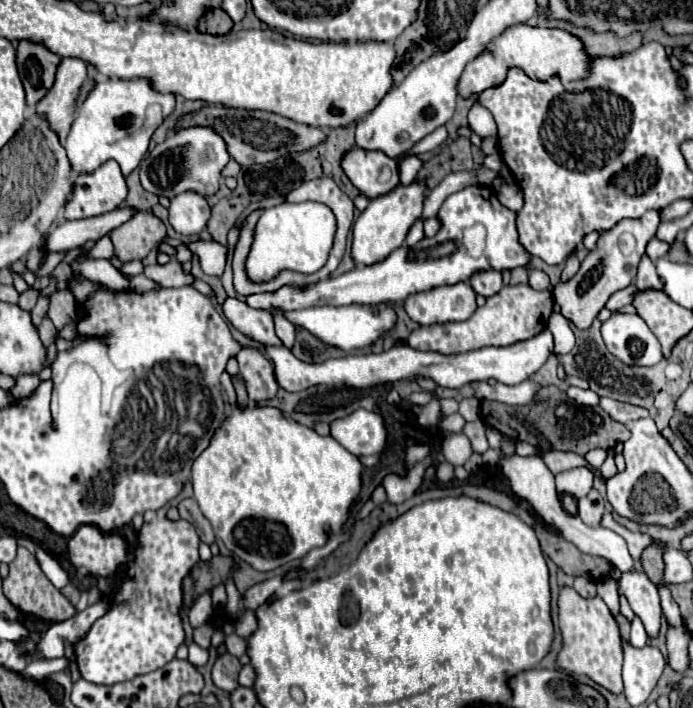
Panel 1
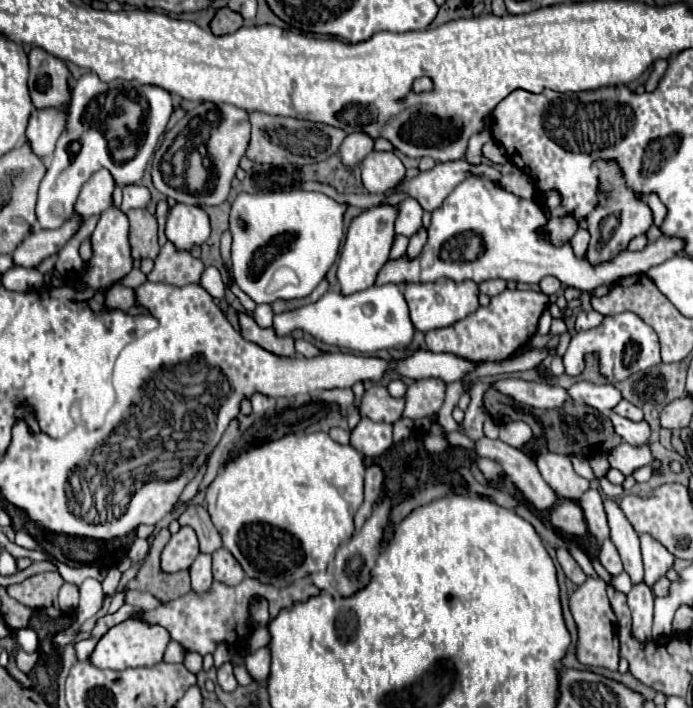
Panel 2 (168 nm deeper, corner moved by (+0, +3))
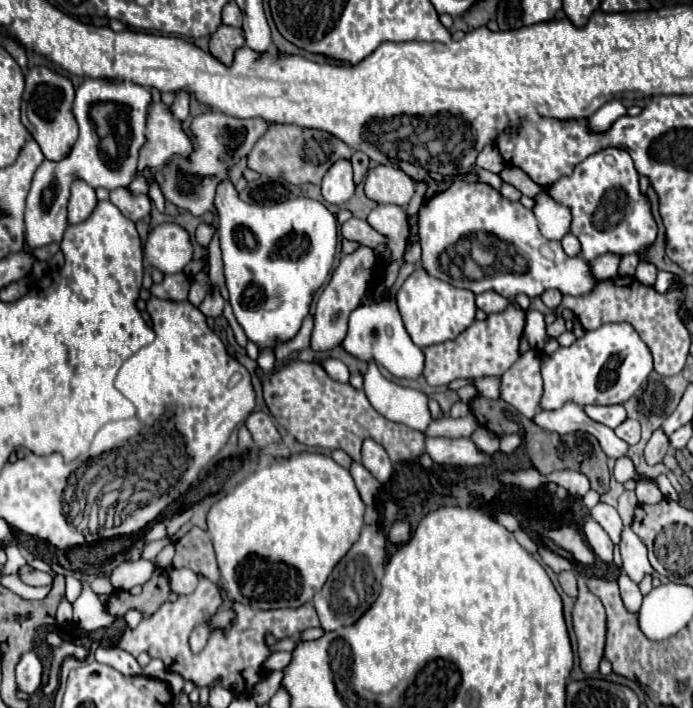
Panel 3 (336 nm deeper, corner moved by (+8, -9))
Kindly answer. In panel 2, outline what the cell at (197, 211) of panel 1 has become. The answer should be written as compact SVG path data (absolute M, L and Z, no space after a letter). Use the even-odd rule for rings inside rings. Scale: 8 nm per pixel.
M177 202L167 214L165 234L177 248L189 250L209 238L209 216L199 206Z

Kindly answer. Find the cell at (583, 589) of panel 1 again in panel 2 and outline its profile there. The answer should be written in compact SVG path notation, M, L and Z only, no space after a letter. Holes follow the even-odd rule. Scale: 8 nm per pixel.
M559 548L559 550L557 550L557 560L559 560L559 564L561 564L565 576L567 576L571 582L575 582L577 586L581 586L581 584L587 580L587 576L585 576L583 570L579 568L579 564L573 560L573 556L571 556L565 548Z

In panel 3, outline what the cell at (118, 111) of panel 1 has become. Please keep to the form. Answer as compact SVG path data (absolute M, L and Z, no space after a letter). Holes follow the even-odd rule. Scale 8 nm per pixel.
M87 78L75 94L73 114L79 124L79 138L69 152L59 162L45 160L31 182L25 208L25 238L31 248L41 248L51 242L61 242L67 228L67 200L69 186L75 178L85 180L89 186L103 186L107 190L127 186L137 168L139 148L145 144L145 120L147 106L151 104L151 94L147 88L131 82L117 82L109 78ZM95 106L113 108L113 116L95 118L91 112Z

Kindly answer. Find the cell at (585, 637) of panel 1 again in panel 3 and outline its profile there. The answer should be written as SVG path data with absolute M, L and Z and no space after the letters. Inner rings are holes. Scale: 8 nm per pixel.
M579 576L579 598L573 608L573 628L577 634L583 672L597 672L605 648L605 608L601 600L587 590L583 576Z

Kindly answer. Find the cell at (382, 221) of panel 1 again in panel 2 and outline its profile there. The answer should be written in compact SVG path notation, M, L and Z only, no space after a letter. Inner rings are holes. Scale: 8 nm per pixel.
M377 204L377 206L363 210L351 222L351 226L347 230L347 240L343 246L343 264L341 264L341 256L339 256L339 270L337 270L337 278L339 278L339 286L341 286L343 294L361 292L361 290L367 290L369 286L373 286L377 272L389 260L389 252L391 252L391 246L395 240L397 214L399 214L399 210L395 206Z

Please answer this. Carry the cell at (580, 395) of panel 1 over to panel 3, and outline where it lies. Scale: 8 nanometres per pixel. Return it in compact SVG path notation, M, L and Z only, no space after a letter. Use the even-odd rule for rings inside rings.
M615 404L615 406L585 406L583 410L591 420L601 422L609 428L617 428L627 418L627 412L621 404Z

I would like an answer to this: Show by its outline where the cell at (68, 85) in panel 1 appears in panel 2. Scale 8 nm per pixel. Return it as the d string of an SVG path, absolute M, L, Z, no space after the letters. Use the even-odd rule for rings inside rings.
M35 108L27 126L27 140L33 146L33 152L43 160L49 160L57 138L67 124L67 108Z

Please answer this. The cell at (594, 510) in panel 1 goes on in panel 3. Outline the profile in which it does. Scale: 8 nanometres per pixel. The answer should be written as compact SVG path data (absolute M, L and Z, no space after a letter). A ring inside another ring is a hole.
M587 520L585 522L583 534L585 534L585 540L591 546L591 550L603 562L613 562L613 544L611 544L611 538L607 536L607 532L595 520Z

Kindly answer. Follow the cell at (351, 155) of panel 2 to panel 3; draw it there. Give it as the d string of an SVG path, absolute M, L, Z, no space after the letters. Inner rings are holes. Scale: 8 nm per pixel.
M339 160L335 162L323 182L321 182L321 194L329 204L341 206L345 204L355 192L355 184L353 184L353 168L349 160Z

